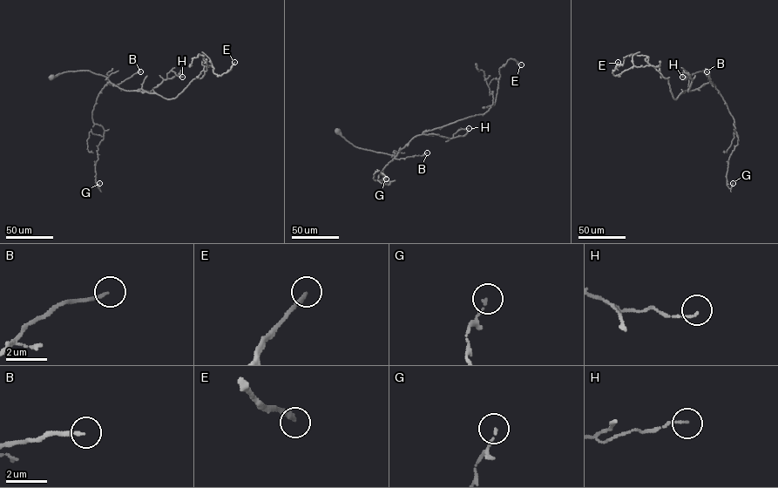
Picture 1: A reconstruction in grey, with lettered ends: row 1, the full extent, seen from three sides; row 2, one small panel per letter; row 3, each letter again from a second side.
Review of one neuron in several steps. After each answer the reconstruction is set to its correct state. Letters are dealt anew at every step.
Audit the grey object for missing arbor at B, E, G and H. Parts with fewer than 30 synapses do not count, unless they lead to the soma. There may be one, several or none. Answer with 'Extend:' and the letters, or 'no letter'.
Extend: E

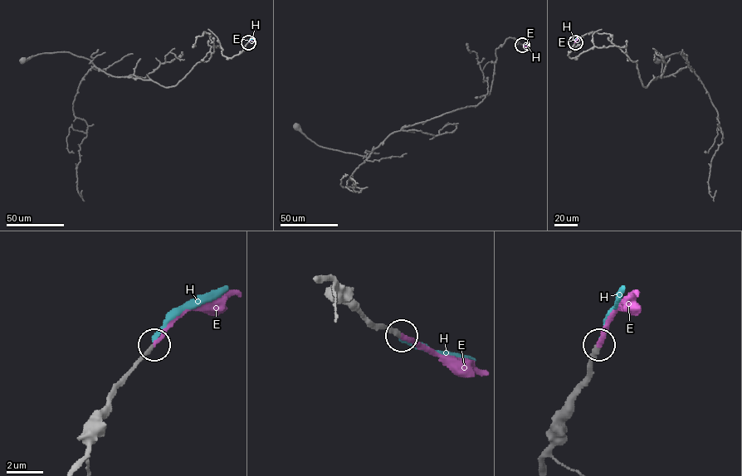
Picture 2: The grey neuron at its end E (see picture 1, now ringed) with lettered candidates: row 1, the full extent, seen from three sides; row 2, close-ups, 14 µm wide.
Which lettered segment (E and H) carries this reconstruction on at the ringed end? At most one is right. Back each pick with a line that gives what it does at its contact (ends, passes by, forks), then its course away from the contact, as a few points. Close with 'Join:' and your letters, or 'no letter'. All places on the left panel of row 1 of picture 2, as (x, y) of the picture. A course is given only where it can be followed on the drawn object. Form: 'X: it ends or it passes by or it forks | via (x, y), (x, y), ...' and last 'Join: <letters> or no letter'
E: it ends
Join: E

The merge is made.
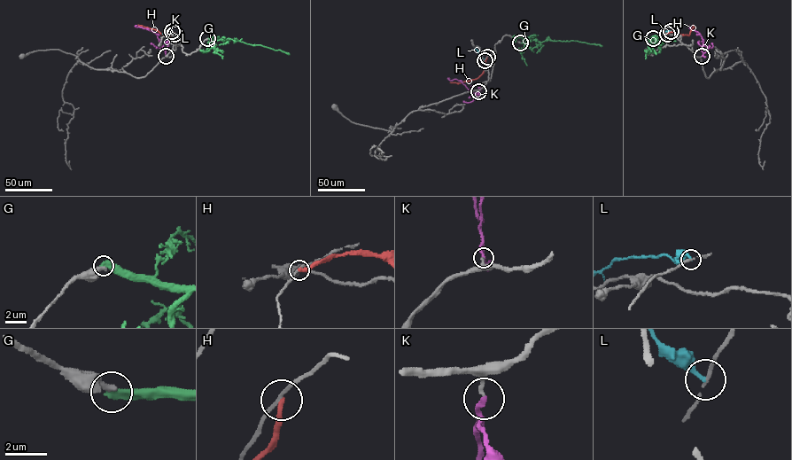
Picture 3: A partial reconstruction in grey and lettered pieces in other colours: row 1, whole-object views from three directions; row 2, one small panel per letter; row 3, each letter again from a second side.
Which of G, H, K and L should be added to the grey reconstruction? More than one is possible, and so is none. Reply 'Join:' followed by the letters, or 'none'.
Join: K

